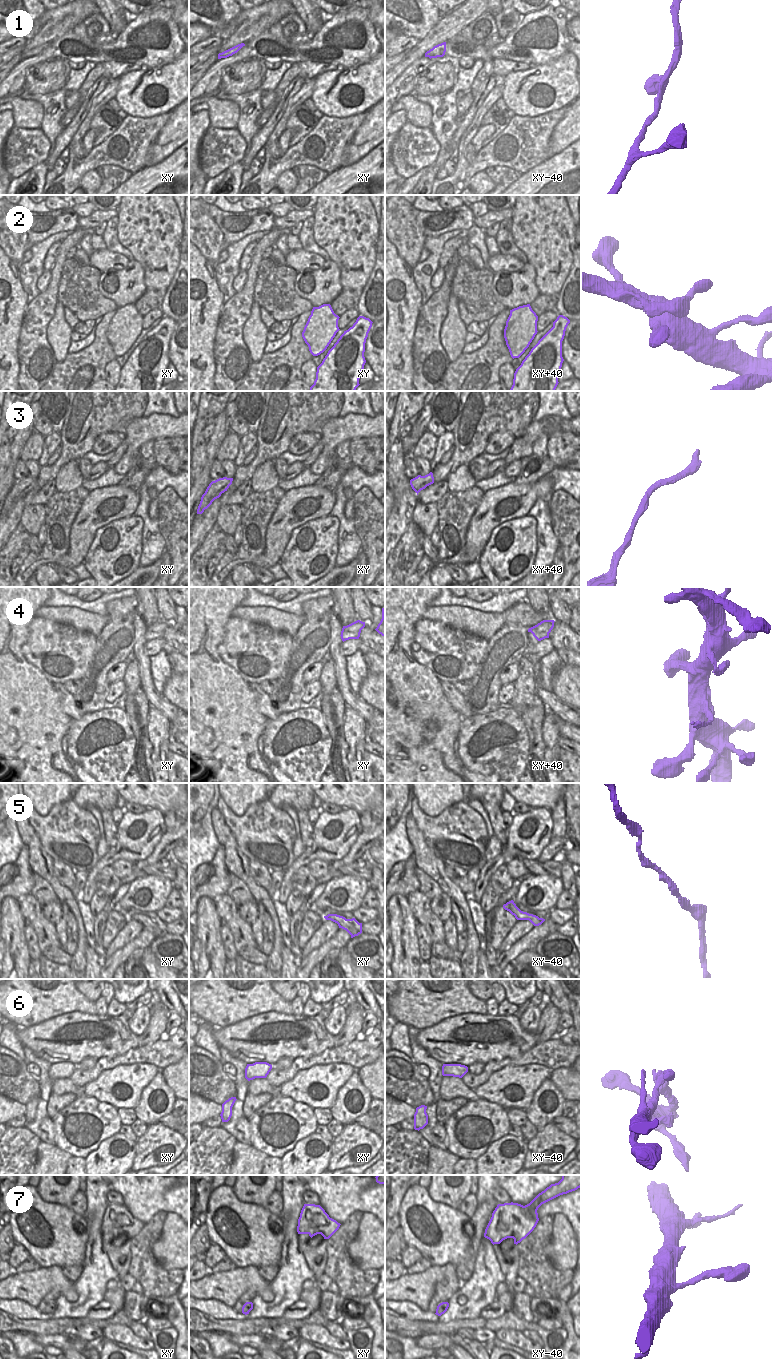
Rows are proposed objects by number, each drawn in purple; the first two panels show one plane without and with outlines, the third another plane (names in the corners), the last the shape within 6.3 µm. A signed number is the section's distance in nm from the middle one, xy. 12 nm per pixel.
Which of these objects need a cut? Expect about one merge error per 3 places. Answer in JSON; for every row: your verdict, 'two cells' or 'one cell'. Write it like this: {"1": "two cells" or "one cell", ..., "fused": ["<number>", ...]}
{"1": "one cell", "2": "one cell", "3": "one cell", "4": "one cell", "5": "one cell", "6": "two cells", "7": "one cell", "fused": ["6"]}

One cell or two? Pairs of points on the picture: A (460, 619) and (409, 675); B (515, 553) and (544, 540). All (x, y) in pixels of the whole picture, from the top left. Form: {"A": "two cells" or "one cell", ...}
{"A": "two cells", "B": "two cells"}

